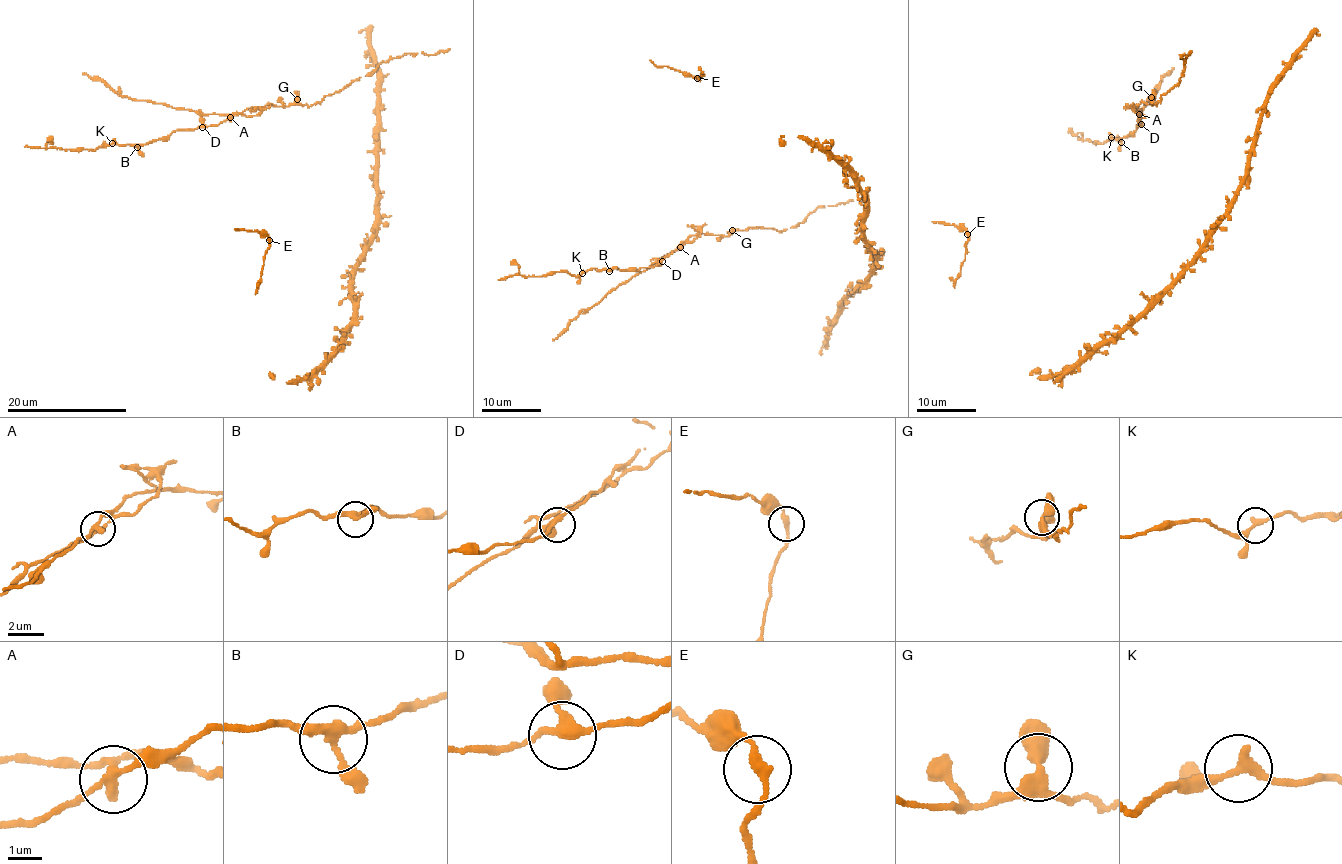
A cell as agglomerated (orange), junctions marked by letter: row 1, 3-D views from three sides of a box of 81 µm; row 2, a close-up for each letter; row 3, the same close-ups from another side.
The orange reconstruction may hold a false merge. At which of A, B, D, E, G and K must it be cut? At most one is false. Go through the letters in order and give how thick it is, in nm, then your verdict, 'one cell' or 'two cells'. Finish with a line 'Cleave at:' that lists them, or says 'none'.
A: 240 nm thick; two cells
B: 240 nm thick; one cell
D: 240 nm thick; one cell
E: 240 nm thick; one cell
G: 360 nm thick; one cell
K: 240 nm thick; one cell
Cleave at: A

